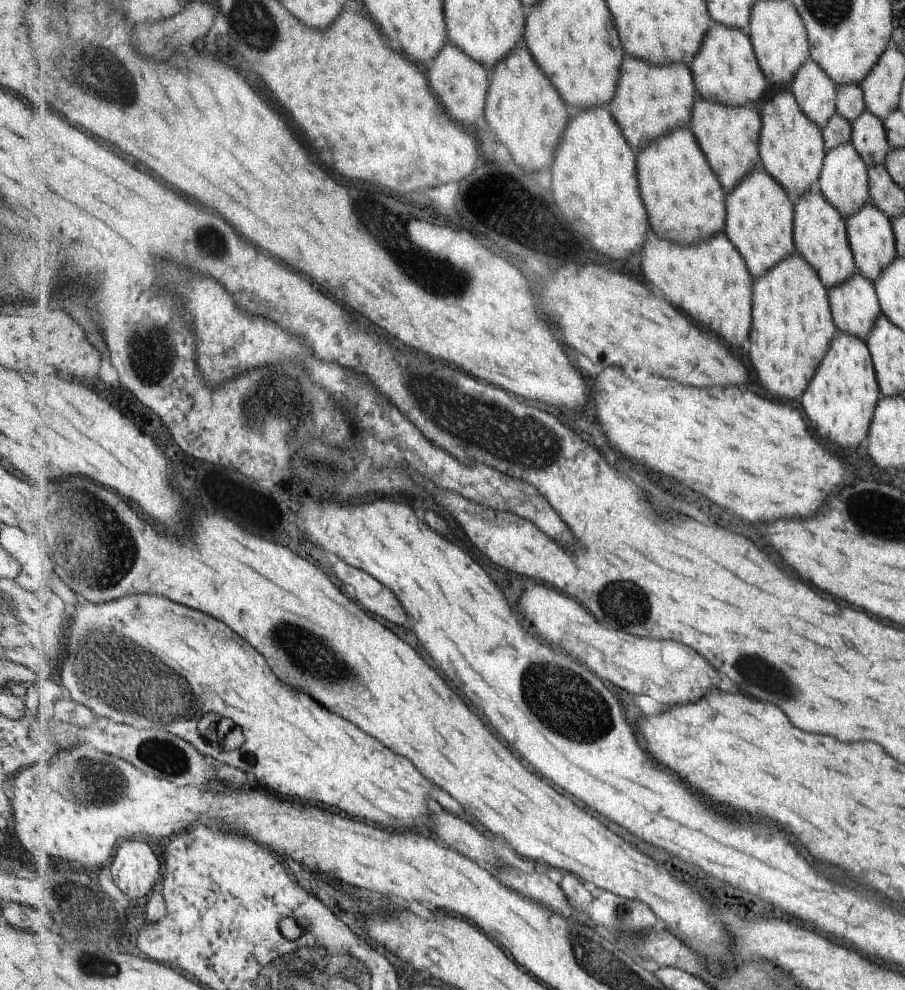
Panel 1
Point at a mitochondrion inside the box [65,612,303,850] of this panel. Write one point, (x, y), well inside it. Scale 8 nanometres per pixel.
(97, 785)

